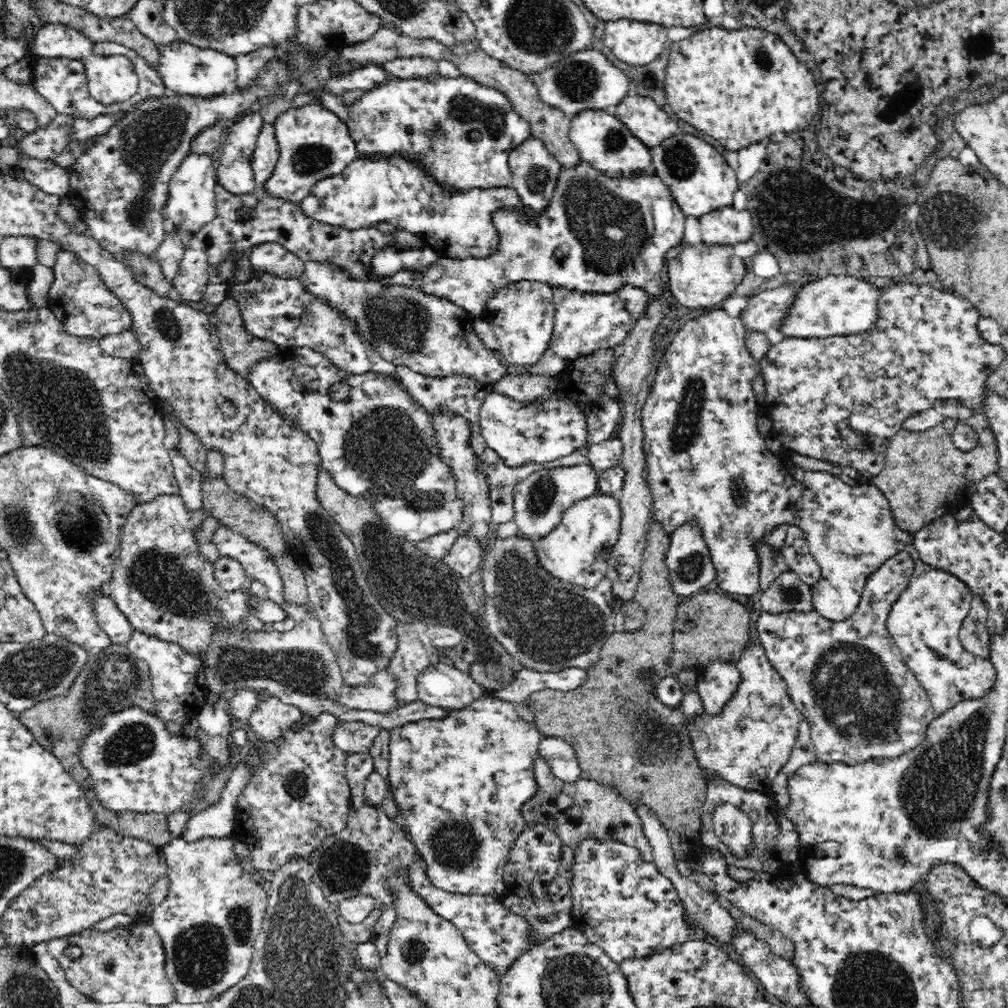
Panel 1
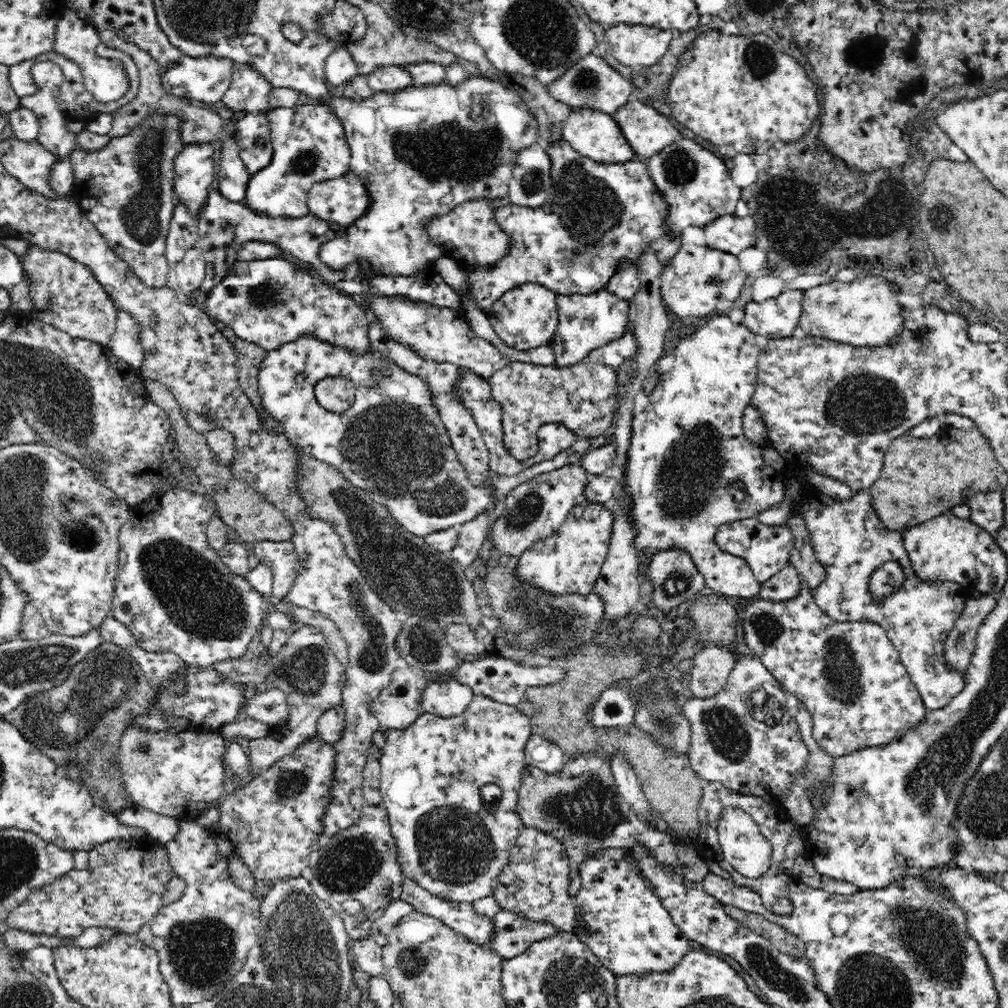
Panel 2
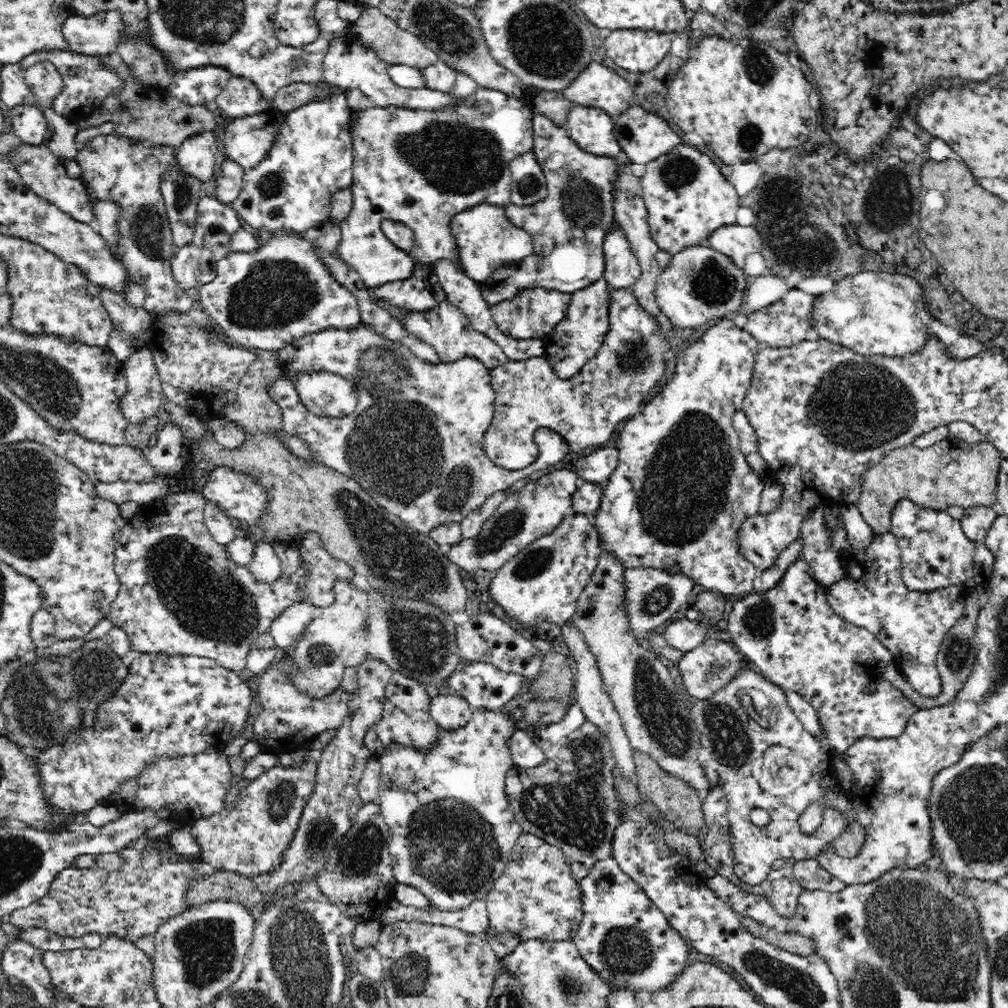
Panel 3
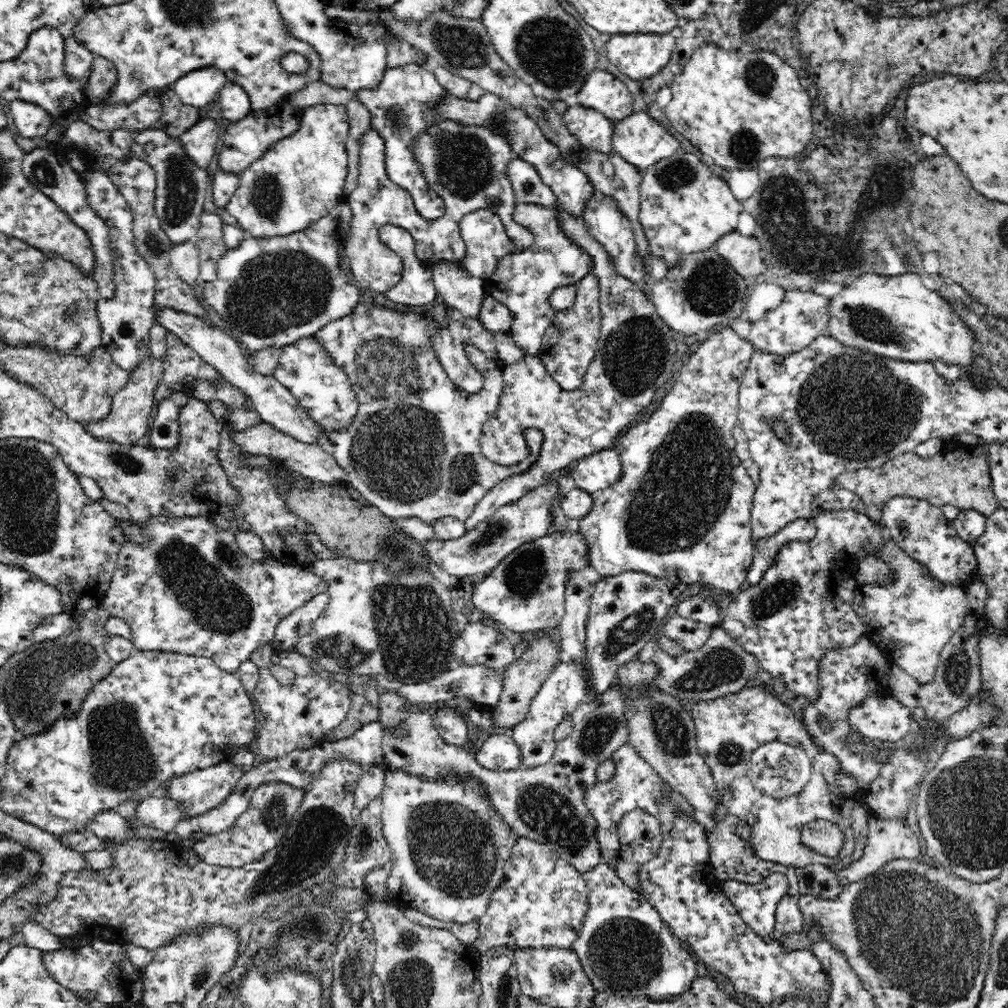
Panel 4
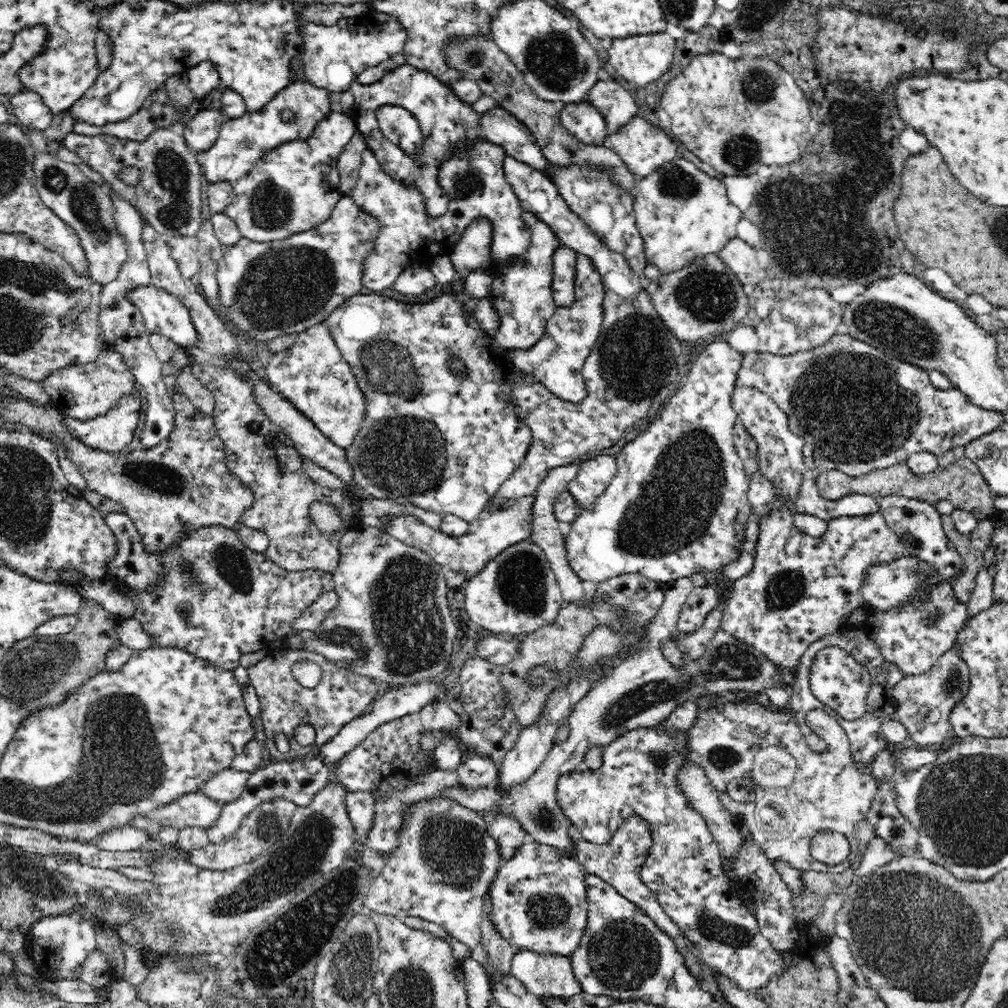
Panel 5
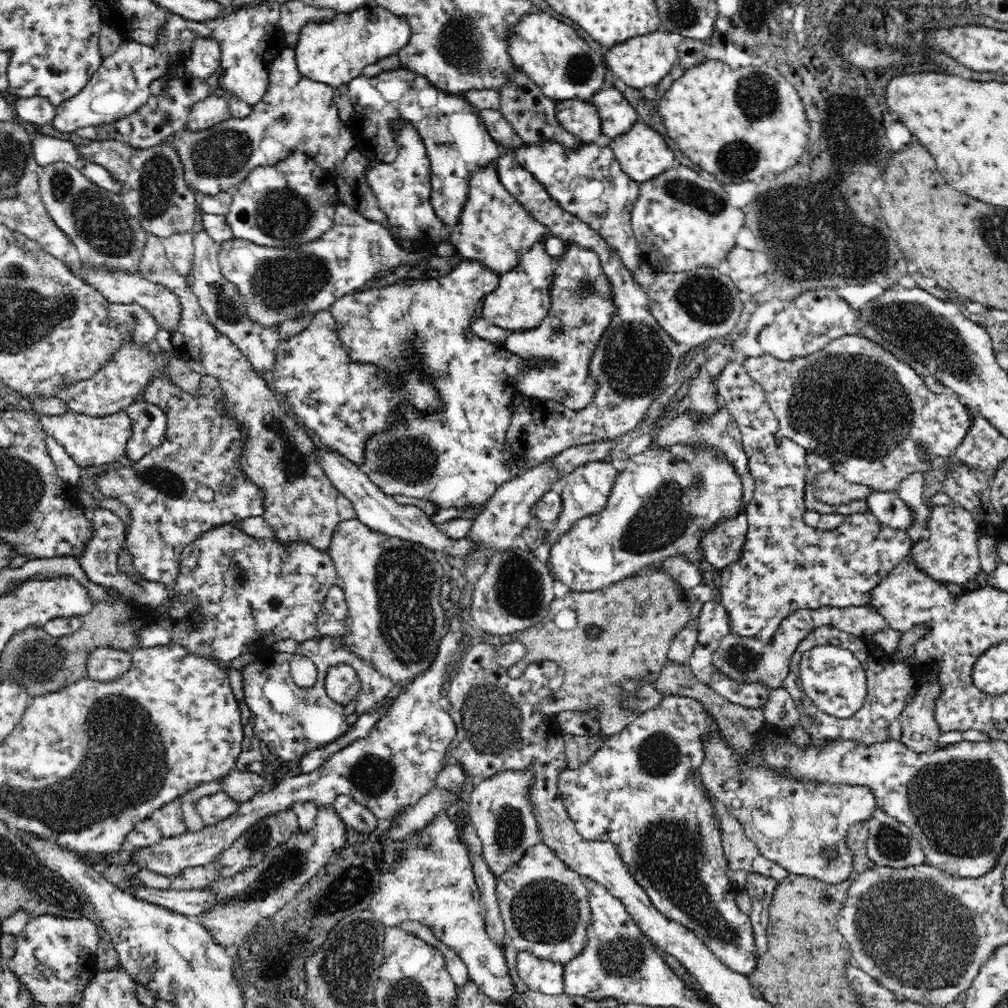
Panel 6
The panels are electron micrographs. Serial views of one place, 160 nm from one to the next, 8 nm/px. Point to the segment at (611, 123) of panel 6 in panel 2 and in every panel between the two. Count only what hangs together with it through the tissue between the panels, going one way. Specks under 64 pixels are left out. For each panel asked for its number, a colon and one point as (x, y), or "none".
2: (590, 82)
3: (597, 86)
4: (601, 91)
5: (618, 108)

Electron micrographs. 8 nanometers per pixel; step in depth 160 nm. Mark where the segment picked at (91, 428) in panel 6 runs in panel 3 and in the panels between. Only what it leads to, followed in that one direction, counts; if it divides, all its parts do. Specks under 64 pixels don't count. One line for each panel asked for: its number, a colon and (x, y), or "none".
3: (144, 397)
4: (127, 422)
5: (112, 432)

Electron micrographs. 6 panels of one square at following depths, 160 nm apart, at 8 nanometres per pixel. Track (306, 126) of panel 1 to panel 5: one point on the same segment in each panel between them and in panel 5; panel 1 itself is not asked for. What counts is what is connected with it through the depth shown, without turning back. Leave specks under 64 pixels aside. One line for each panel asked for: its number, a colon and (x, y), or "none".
2: (309, 145)
3: (290, 190)
4: (300, 179)
5: (292, 188)

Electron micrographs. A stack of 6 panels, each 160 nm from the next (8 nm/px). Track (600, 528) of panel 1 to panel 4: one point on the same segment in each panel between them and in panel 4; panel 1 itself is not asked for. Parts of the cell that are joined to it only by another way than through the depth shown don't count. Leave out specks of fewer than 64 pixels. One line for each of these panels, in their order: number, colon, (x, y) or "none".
2: (569, 562)
3: (542, 583)
4: (525, 592)

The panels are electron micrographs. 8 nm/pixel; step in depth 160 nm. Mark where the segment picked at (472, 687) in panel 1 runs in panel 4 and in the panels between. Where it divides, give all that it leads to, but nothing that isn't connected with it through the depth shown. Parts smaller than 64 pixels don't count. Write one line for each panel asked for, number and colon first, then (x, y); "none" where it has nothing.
2: (443, 696)
3: (451, 712)
4: (452, 727)

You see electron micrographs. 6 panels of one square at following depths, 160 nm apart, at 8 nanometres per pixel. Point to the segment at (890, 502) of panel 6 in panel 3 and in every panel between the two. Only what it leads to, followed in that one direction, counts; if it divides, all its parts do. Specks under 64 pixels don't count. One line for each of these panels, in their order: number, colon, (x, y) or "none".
3: (935, 553)
4: (920, 528)
5: (917, 521)

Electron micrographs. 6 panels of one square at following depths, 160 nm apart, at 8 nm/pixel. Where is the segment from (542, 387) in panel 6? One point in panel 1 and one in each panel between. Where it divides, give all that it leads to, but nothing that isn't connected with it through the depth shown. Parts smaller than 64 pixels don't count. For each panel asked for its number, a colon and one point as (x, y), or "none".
1: (584, 322)
2: (586, 321)
3: (577, 338)
4: (570, 343)
5: (556, 361)

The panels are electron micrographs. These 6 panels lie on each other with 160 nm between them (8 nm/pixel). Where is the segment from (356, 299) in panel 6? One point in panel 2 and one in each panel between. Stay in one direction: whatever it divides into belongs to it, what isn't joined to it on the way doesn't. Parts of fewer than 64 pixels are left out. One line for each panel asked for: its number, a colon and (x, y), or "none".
2: (391, 442)
3: (414, 442)
4: (413, 449)
5: (446, 441)

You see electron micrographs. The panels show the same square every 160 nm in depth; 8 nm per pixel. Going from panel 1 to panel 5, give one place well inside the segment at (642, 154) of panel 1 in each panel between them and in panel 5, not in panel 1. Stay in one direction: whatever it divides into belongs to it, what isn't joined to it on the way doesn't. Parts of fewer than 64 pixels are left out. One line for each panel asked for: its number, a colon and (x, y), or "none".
2: (595, 134)
3: (592, 129)
4: (593, 130)
5: (581, 119)

